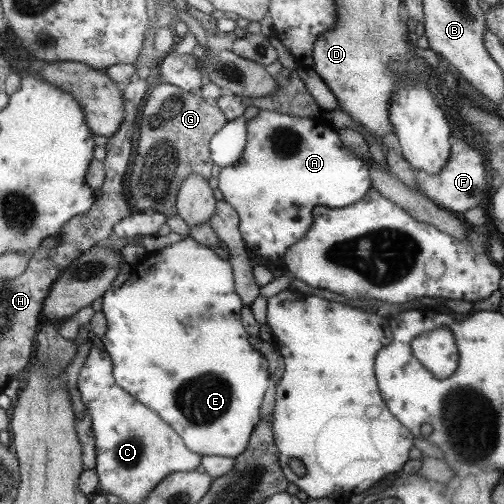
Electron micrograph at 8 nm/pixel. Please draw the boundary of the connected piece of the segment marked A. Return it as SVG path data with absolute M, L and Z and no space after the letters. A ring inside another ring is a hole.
M276 109L272 110L259 110L256 117L247 121L247 147L244 148L243 155L240 160L232 166L226 166L220 172L218 188L223 194L223 199L236 210L239 214L239 229L244 242L246 243L247 250L254 258L266 260L268 263L283 266L284 255L287 250L300 242L308 231L312 228L313 223L313 210L315 206L327 206L328 208L344 208L350 207L354 203L360 202L371 190L371 170L363 159L358 160L348 148L344 148L344 144L340 142L336 130L328 130L328 124L320 119L300 118L300 116L290 115Z

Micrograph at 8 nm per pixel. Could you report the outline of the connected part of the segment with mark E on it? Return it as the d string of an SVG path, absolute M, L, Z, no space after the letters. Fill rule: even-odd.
M190 236L173 243L164 249L148 252L144 262L132 265L128 279L119 287L110 289L103 296L102 312L107 320L107 331L102 342L107 352L111 354L114 361L115 381L123 387L125 392L135 397L139 403L158 413L167 423L183 438L186 446L192 452L200 453L201 456L224 456L236 458L247 450L254 428L260 422L260 406L264 392L268 388L268 362L260 356L258 350L248 342L246 330L241 321L241 310L243 304L237 292L234 292L234 276L232 276L232 265L228 260L222 259L212 248L200 244Z

